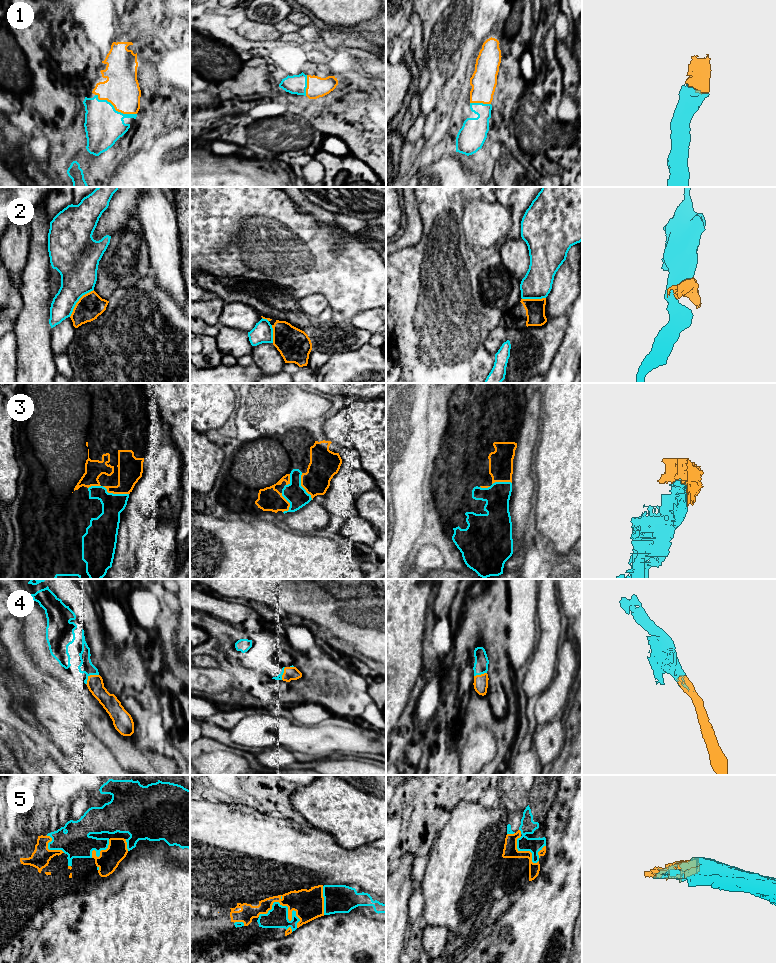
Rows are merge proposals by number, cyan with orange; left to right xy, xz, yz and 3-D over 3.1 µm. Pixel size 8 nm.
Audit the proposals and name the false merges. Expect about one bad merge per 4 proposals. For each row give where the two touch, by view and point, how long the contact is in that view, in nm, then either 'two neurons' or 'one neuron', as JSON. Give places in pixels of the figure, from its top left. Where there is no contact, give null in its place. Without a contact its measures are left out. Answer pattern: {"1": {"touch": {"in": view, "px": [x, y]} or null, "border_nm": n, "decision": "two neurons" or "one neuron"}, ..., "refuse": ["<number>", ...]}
{"1": {"touch": {"in": "xy", "px": [114, 109]}, "border_nm": 380, "decision": "one neuron"}, "2": {"touch": {"in": "xy", "px": [78, 300]}, "border_nm": 300, "decision": "two neurons"}, "3": {"touch": {"in": "xy", "px": [115, 494]}, "border_nm": 220, "decision": "one neuron"}, "4": {"touch": {"in": "xy", "px": [89, 675]}, "border_nm": 130, "decision": "one neuron"}, "5": {"touch": {"in": "xz", "px": [287, 908]}, "border_nm": 340, "decision": "one neuron"}, "refuse": ["2"]}

